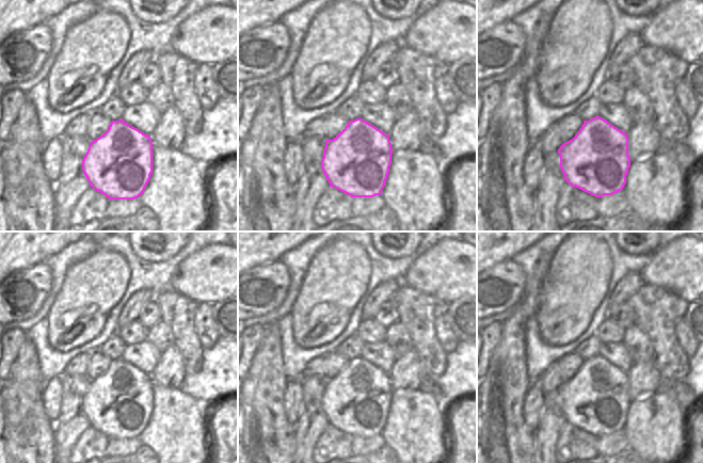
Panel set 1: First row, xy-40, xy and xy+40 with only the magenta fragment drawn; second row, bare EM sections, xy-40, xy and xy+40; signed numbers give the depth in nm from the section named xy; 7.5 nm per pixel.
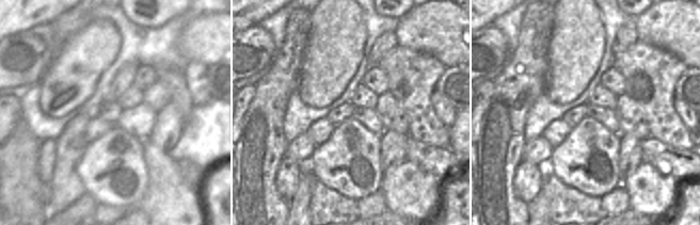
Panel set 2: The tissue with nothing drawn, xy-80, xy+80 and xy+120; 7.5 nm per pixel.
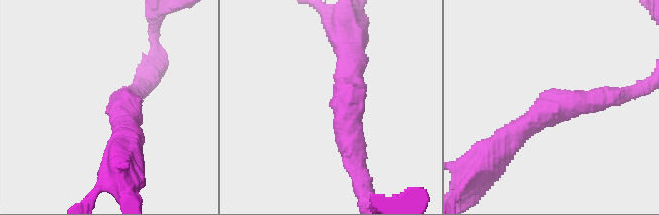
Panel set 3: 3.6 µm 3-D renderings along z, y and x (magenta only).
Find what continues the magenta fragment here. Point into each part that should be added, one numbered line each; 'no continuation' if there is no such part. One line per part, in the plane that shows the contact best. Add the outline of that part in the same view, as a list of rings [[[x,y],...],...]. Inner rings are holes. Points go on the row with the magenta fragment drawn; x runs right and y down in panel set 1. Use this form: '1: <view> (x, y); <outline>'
no continuation

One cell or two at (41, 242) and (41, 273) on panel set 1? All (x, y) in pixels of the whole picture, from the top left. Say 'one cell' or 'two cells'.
two cells

